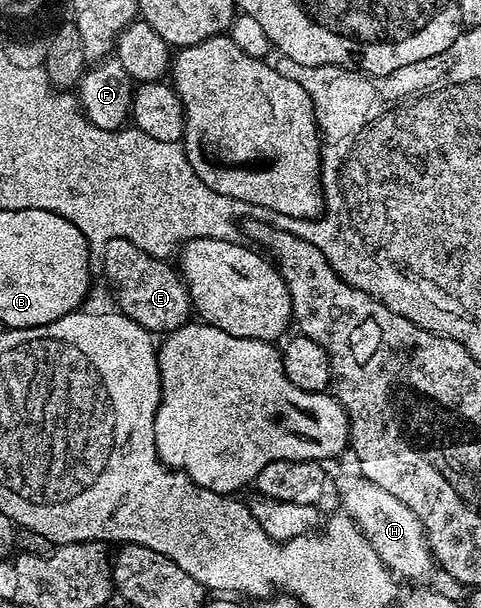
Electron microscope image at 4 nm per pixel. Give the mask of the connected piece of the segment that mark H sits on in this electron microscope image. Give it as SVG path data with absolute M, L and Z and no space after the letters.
M359 473L348 475L340 483L340 503L343 514L351 517L362 529L362 533L382 557L382 561L388 566L393 576L406 579L424 579L434 571L434 558L431 548L428 547L428 539L424 535L424 527L414 517L398 497L391 493L386 493L386 489L381 489L374 485L374 481L364 478Z

